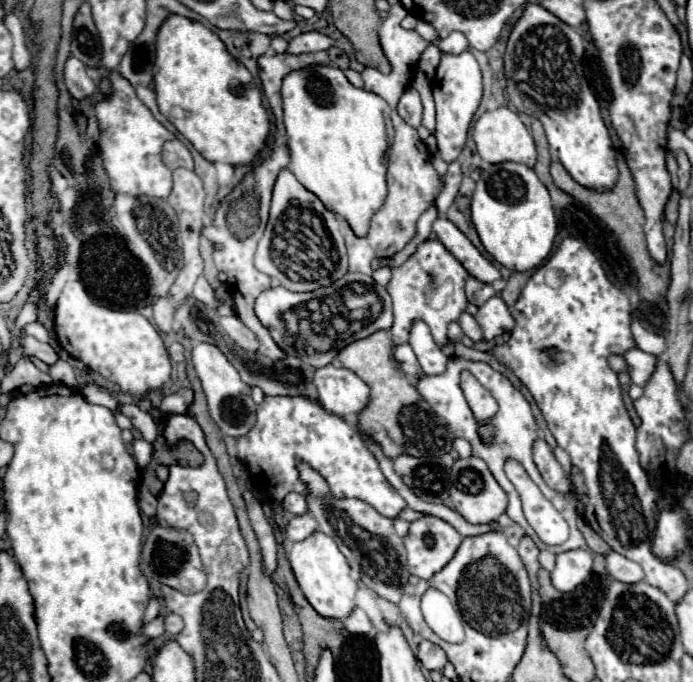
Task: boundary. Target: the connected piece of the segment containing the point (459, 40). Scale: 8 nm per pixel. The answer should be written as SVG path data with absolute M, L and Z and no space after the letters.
M451 33L449 37L445 37L445 39L439 41L439 49L443 53L449 53L449 55L459 55L459 53L467 51L469 45L467 45L463 33Z

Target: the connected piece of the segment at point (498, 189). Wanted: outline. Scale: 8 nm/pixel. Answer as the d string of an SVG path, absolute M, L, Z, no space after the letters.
M483 163L471 197L471 219L485 251L511 271L531 271L543 265L552 252L558 221L549 191L535 171L521 163Z

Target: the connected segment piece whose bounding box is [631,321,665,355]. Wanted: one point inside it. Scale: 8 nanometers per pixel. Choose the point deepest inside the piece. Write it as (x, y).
(653, 343)

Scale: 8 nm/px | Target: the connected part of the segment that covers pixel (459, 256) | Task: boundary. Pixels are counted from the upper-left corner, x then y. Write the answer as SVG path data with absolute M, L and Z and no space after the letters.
M437 217L431 229L437 233L437 239L453 253L453 257L469 271L471 277L485 283L501 279L501 273L477 251L477 247L447 217Z

